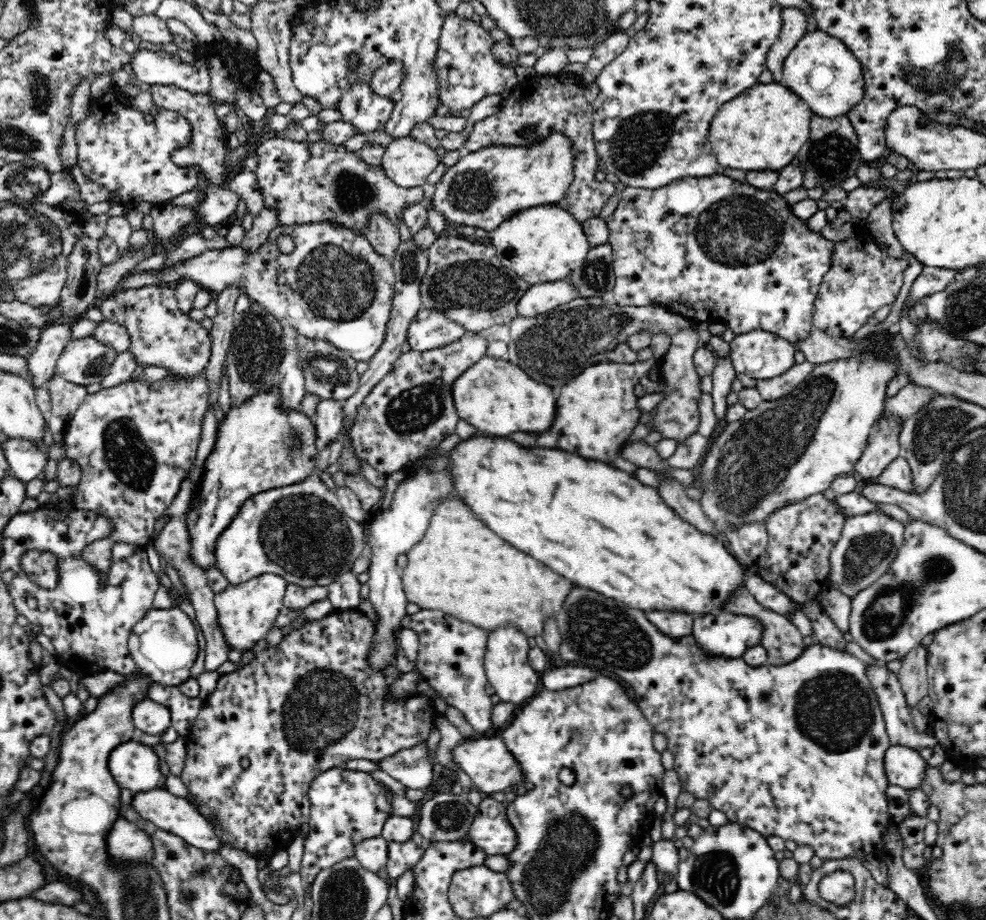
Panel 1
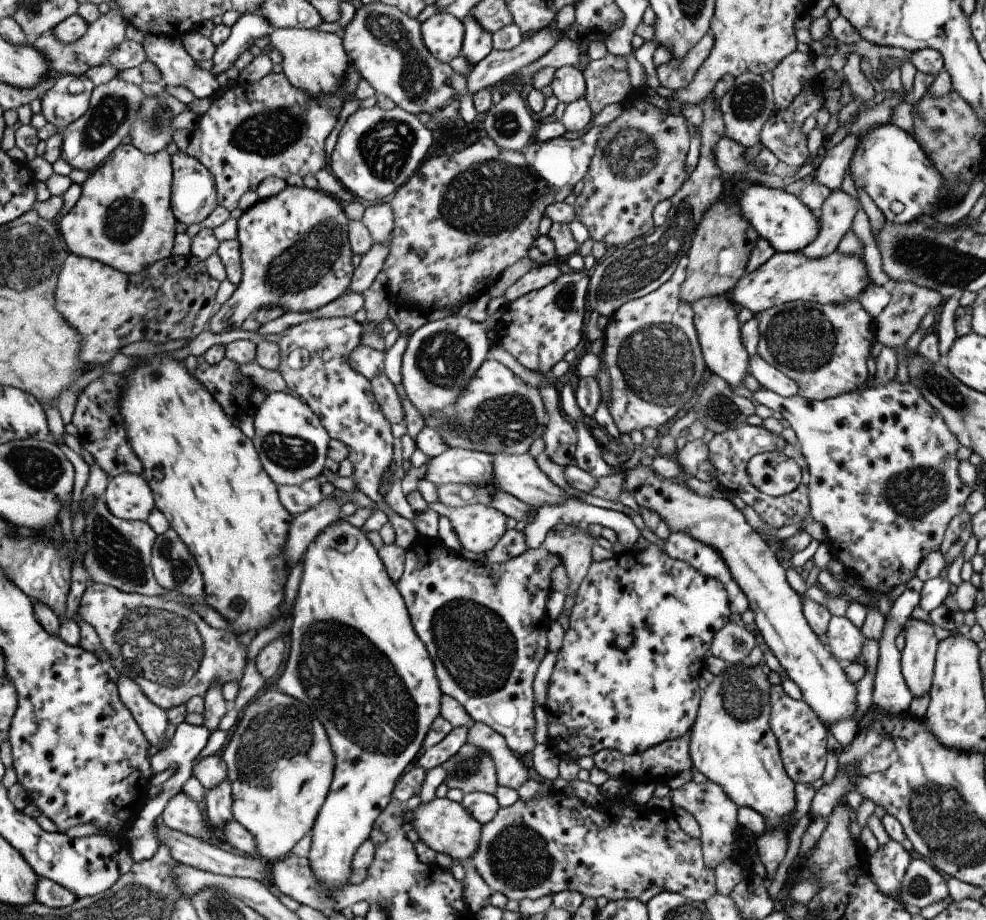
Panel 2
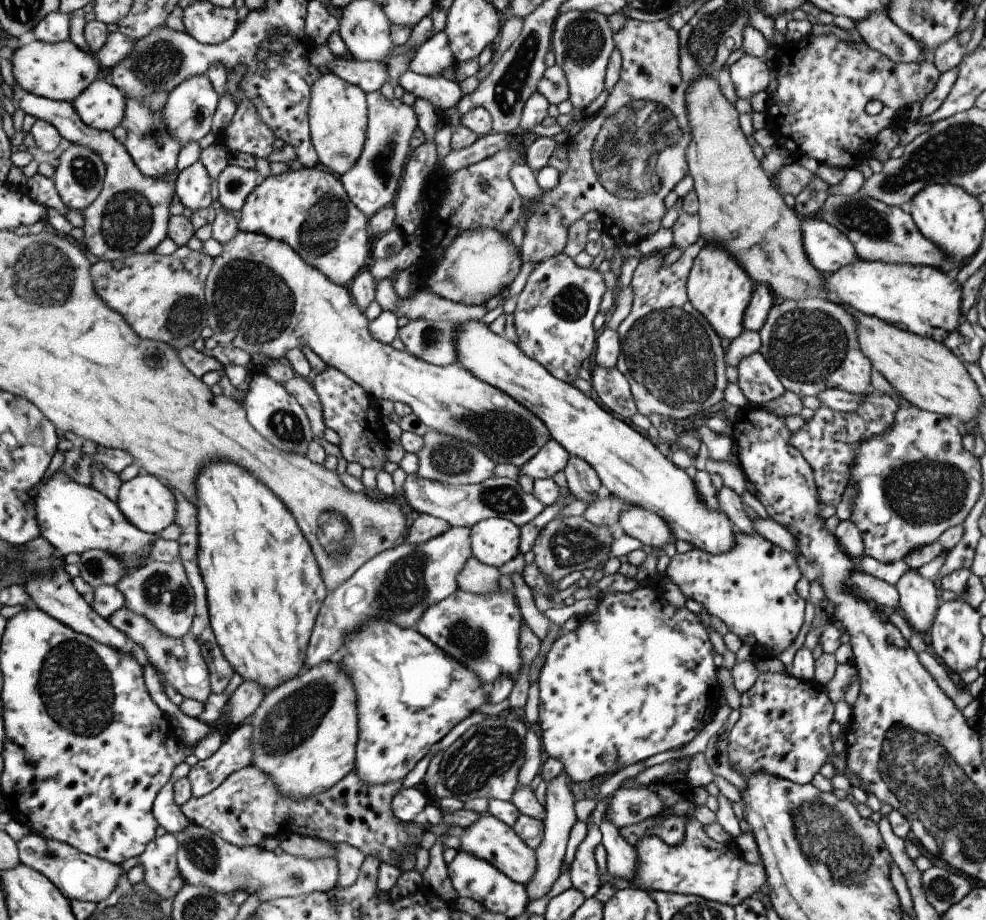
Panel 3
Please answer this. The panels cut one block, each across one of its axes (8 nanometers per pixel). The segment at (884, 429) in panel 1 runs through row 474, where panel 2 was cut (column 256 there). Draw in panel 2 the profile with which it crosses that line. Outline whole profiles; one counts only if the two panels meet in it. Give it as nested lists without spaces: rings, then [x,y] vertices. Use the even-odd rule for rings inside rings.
[[[163,824],[161,826],[156,826],[155,838],[163,843],[169,849],[171,858],[181,865],[189,865],[194,869],[205,871],[213,875],[219,875],[222,877],[247,877],[250,879],[263,881],[269,884],[268,868],[269,864],[267,862],[260,862],[259,860],[253,860],[251,858],[241,857],[237,854],[231,854],[231,852],[225,852],[207,841],[201,840],[197,837],[192,837],[183,834],[179,831],[171,830],[165,827]]]

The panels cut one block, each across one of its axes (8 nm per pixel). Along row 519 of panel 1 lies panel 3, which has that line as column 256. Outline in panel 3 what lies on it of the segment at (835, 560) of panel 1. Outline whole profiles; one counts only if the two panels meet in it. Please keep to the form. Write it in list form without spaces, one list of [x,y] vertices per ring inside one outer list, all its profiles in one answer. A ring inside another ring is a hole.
[[[189,822],[189,826],[177,834],[173,834],[177,840],[176,865],[179,869],[180,876],[185,884],[191,886],[207,886],[219,894],[228,894],[241,889],[251,896],[255,894],[259,898],[259,902],[267,902],[267,900],[279,897],[299,897],[301,895],[317,892],[327,892],[337,884],[338,872],[337,861],[335,858],[317,858],[317,860],[309,860],[308,858],[294,857],[290,854],[281,853],[275,855],[273,851],[263,850],[256,846],[235,846],[219,838],[217,834],[213,834],[211,830]]]

